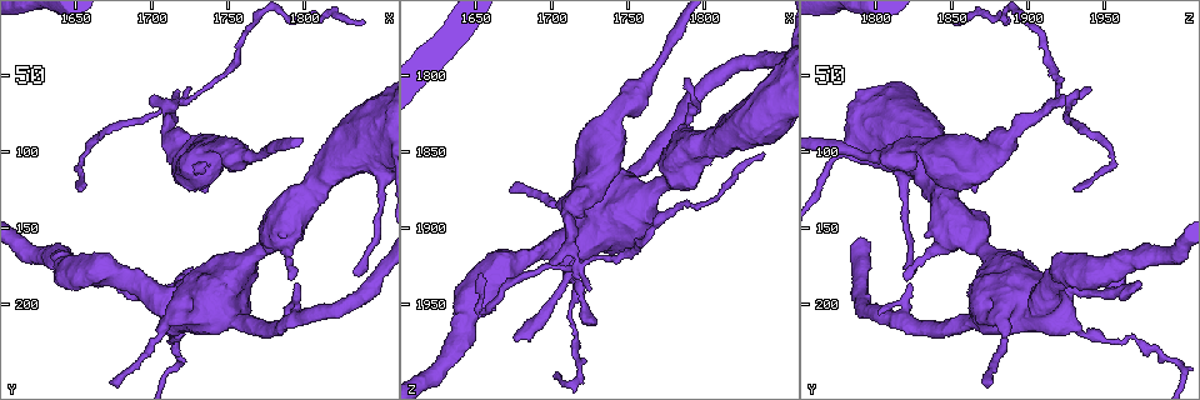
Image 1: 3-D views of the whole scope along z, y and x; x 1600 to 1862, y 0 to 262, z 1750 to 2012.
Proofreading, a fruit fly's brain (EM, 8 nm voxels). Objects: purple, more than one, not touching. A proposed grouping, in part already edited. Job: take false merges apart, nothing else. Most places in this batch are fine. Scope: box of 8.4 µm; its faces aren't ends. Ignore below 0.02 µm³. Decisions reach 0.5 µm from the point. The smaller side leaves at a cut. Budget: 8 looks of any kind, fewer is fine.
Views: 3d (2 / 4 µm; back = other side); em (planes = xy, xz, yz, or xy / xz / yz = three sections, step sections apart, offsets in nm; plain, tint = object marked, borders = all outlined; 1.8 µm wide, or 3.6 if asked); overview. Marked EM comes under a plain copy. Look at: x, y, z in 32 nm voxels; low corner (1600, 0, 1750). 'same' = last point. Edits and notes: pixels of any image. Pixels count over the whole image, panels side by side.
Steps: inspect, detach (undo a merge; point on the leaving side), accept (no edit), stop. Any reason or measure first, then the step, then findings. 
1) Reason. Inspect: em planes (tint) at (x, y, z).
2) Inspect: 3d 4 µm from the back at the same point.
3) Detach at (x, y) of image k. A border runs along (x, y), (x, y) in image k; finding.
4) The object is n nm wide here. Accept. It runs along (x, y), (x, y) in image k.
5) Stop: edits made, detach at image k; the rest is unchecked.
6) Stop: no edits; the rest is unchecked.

A fork. Inspect: em xz step 4 (tint) at (1742, 94, 1834).

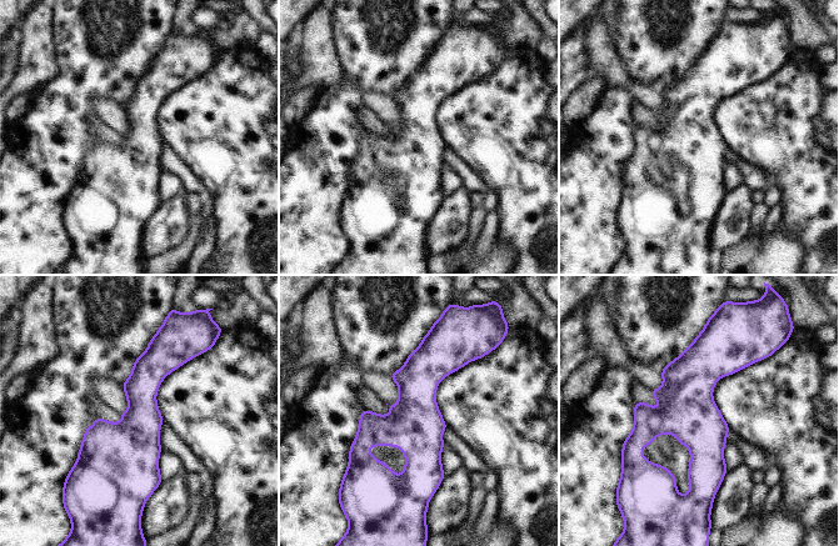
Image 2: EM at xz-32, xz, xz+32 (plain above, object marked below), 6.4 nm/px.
Cut it another way. Inspect: em planes (borders) at the same point.

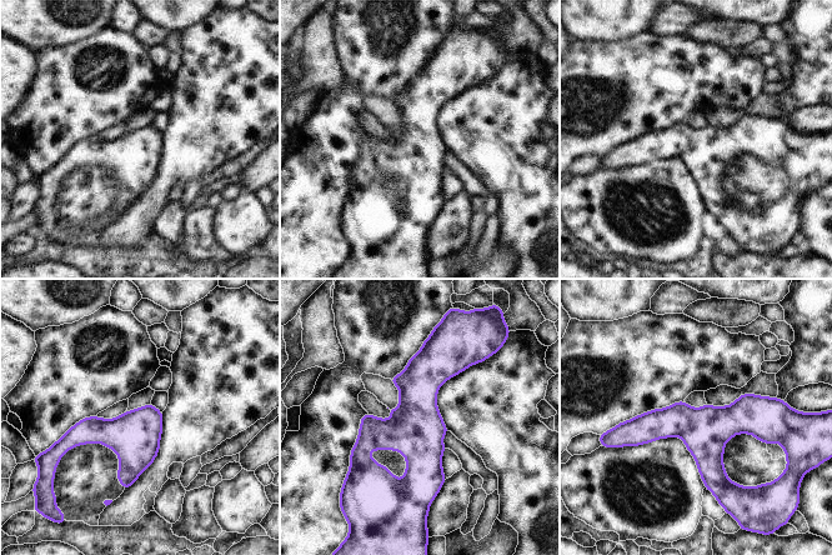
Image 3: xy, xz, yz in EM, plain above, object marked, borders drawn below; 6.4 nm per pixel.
Accept. It runs along (775, 413), (723, 423), (625, 425) in image 3; all the same cell.

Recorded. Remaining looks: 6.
Thick turns thin. Inspect: em xz step 4 (tint) at (1718, 66, 1924).

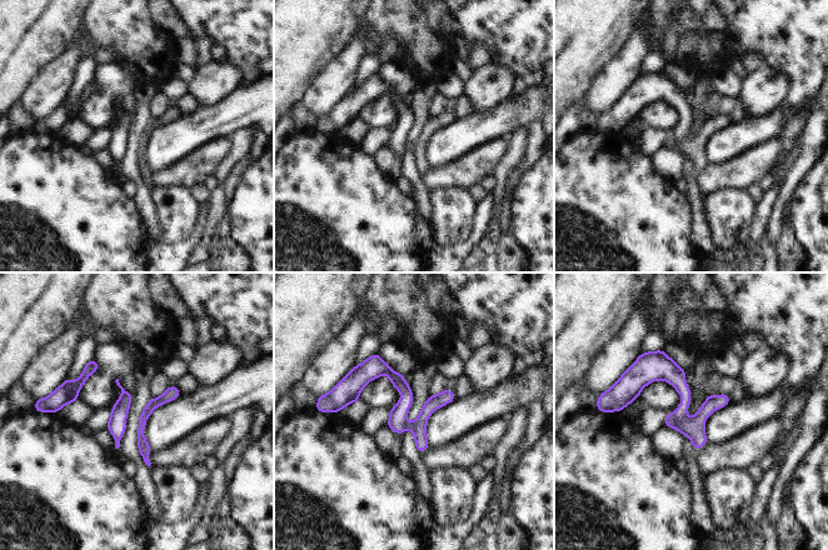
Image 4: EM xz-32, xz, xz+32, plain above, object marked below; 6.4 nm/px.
Another direction. Inspect: em planes (tint) at the same point.

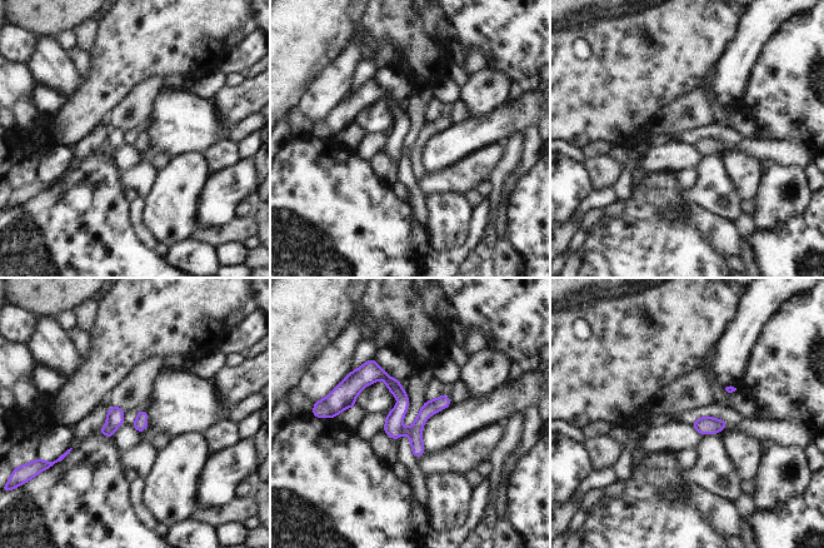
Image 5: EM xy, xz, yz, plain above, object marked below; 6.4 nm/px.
Detach at (414, 432) of image 5. A second cell is stuck on.

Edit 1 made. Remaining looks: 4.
Inspect: 3d 4 µm at (1714, 196, 1920).

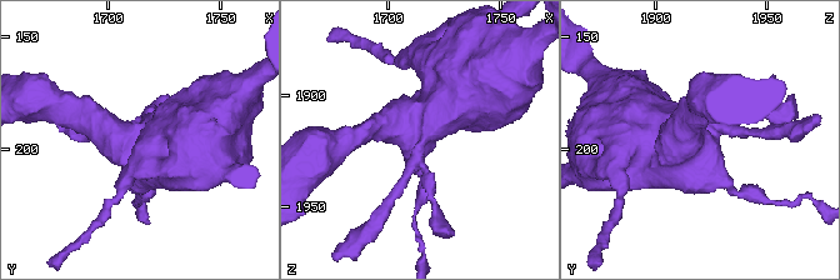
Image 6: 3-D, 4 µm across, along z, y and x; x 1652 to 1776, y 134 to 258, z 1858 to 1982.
Shape alone is not enough. Inspect: em 3.6 µm xz step 16 (tint) at (1713, 196, 1922).

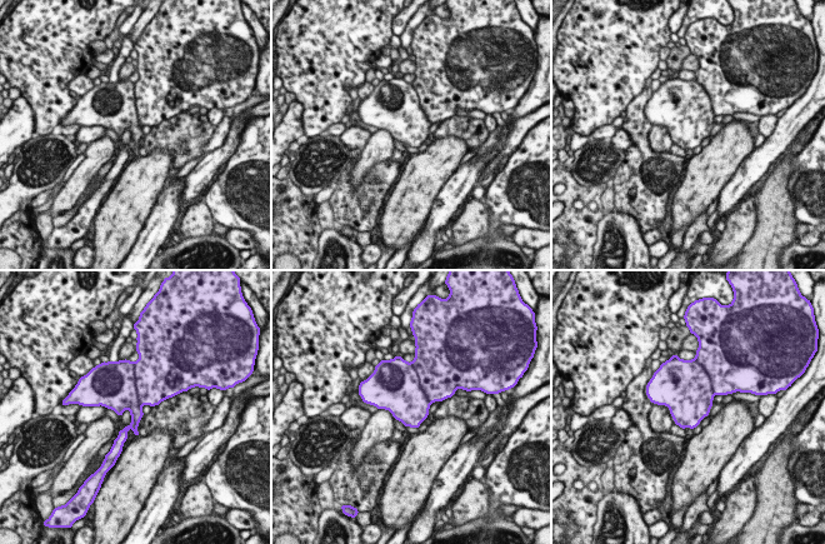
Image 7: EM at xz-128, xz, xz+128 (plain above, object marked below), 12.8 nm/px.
Detach at (118, 390) of image 7. A border runs along (134, 368), (138, 398), (143, 404) in image 7; two cells meet here.

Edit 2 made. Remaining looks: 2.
Stop: edits made, detach at image 5, detach at image 7; the rest is unchecked.

